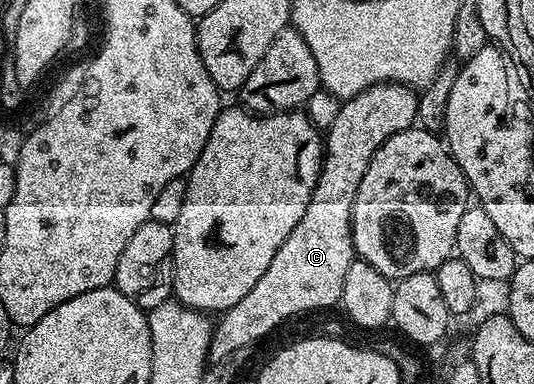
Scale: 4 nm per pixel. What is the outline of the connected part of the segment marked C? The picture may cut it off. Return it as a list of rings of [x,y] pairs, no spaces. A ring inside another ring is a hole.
[[[394,82],[374,83],[359,95],[354,95],[341,104],[336,119],[324,135],[322,168],[316,181],[316,189],[308,201],[308,209],[304,209],[304,217],[300,217],[296,229],[288,233],[288,241],[276,249],[276,257],[272,257],[272,265],[264,269],[264,277],[252,285],[250,292],[236,305],[221,312],[219,321],[214,327],[214,336],[210,342],[210,363],[219,363],[230,353],[248,345],[257,344],[257,339],[274,331],[285,319],[298,315],[301,311],[314,311],[317,307],[330,307],[339,302],[344,289],[344,277],[348,277],[348,269],[356,258],[354,238],[352,237],[352,209],[356,201],[356,189],[360,189],[360,181],[364,181],[364,173],[368,173],[368,165],[380,149],[380,145],[400,131],[415,126],[418,118],[418,96],[415,88]]]

